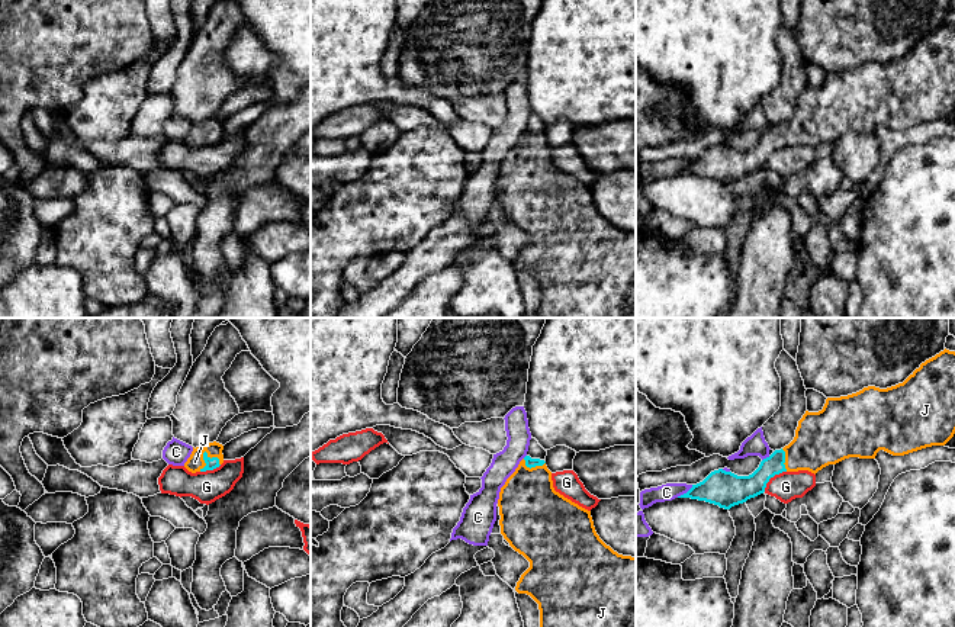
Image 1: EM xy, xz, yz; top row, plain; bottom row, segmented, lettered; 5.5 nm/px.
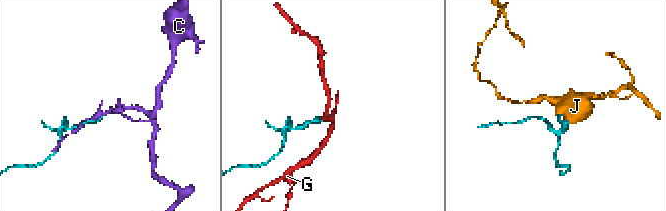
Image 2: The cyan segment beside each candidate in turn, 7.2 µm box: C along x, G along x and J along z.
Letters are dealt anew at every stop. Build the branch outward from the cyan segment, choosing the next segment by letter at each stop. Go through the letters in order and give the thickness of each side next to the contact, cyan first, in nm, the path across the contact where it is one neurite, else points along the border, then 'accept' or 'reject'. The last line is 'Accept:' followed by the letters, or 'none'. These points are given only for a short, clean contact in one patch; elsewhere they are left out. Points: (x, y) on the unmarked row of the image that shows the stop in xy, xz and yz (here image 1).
C: calibres 200 and 100 nm; reject
G: calibres 190 and 160 nm; border yz (785, 145), (774, 150), (764, 166); reject
J: calibres 70 and 90 nm; way xy (212, 138), (203, 129), (195, 137); accept
Accept: J

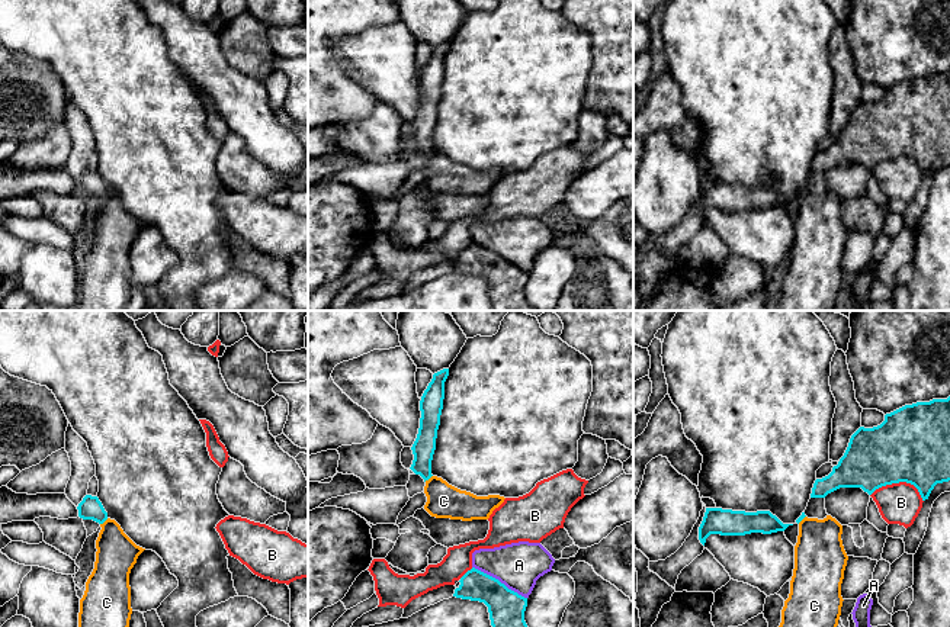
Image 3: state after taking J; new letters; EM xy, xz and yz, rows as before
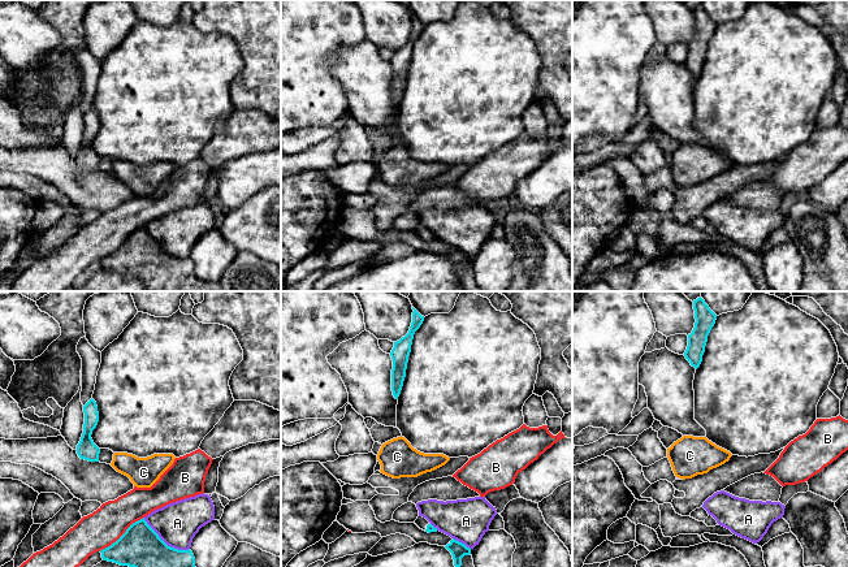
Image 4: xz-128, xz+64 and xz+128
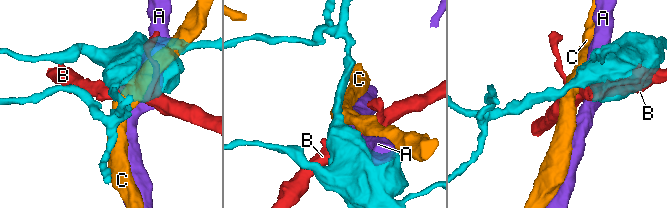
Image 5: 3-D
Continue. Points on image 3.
A: calibres 200 and 260 nm; reject
B: calibres 420 and 220 nm; reject
C: calibres 130 and 220 nm; border xy (108, 193), (100, 199); reject
Accept: none

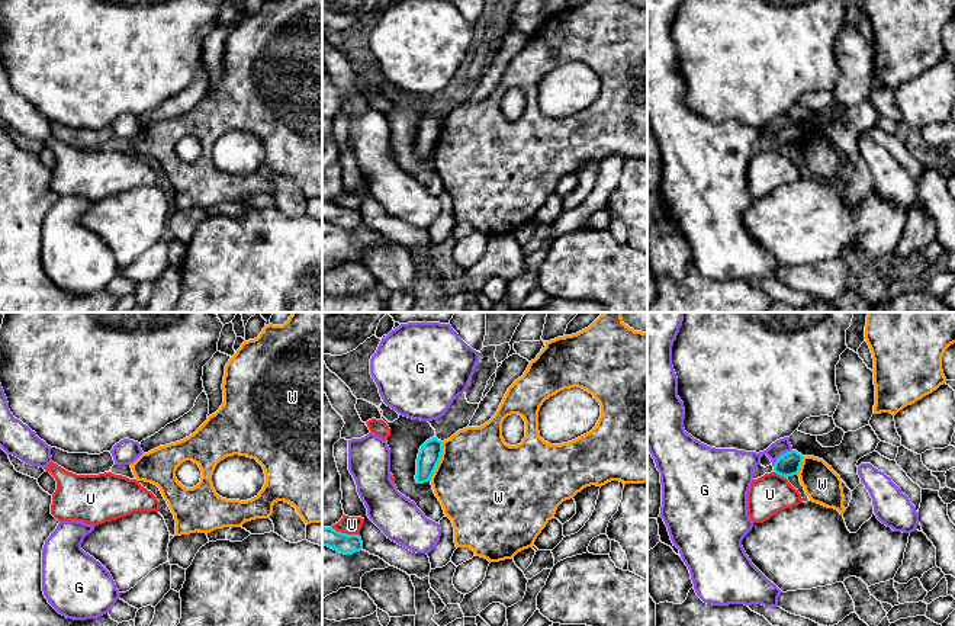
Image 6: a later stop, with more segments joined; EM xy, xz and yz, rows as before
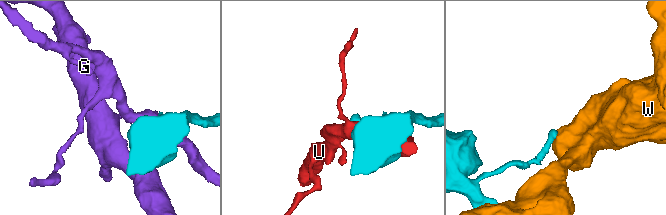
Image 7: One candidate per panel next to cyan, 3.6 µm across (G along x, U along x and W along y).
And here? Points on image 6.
G: calibres 130 and 180 nm; reject
U: calibres 130 and 220 nm; reject
W: calibres 130 and 500 nm; border xz (443, 116), (440, 135), (430, 154); reject
Accept: none

